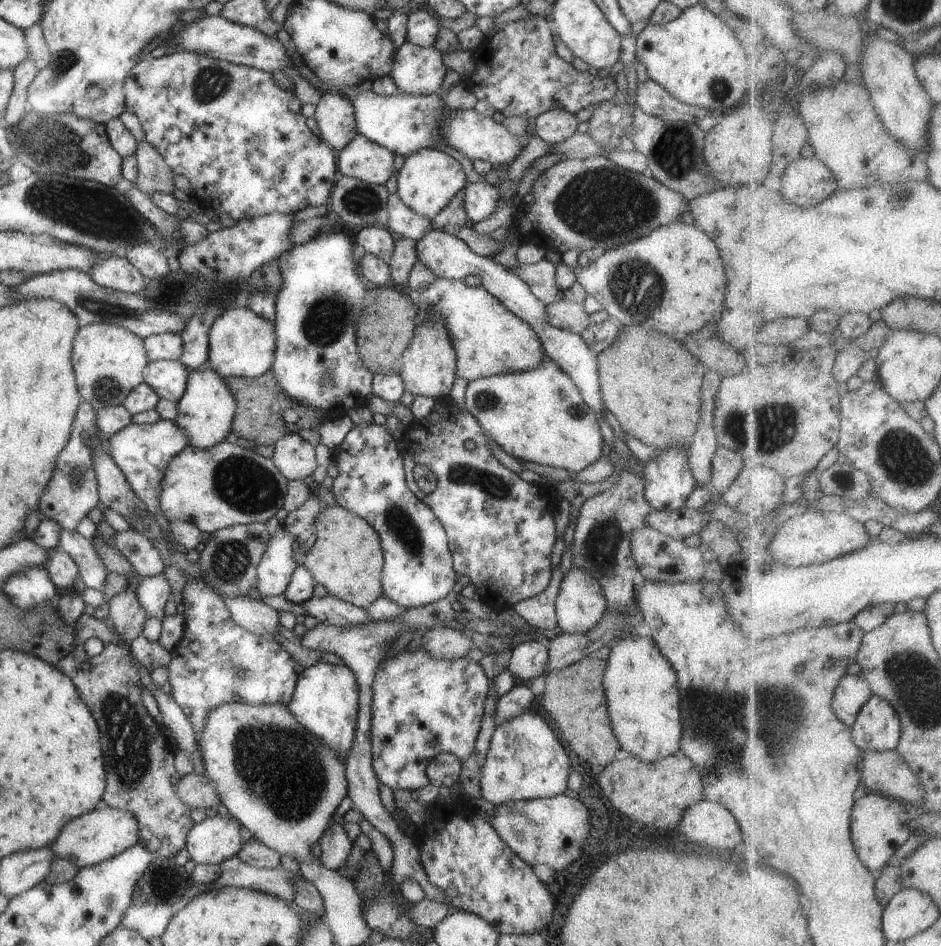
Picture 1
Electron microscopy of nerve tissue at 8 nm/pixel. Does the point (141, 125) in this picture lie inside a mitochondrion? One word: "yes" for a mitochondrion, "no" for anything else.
no

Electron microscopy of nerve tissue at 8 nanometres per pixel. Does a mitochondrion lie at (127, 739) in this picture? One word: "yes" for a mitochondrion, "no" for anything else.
yes

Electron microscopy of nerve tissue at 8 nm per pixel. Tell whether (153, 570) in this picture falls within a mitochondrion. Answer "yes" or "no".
no

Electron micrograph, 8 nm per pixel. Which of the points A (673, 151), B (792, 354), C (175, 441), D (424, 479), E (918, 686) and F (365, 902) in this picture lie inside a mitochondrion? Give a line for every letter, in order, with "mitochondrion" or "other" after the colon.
A: mitochondrion
B: other
C: other
D: mitochondrion
E: mitochondrion
F: other

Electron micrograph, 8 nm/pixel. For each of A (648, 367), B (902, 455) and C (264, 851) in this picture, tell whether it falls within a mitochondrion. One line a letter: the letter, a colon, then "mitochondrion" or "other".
A: other
B: mitochondrion
C: other

